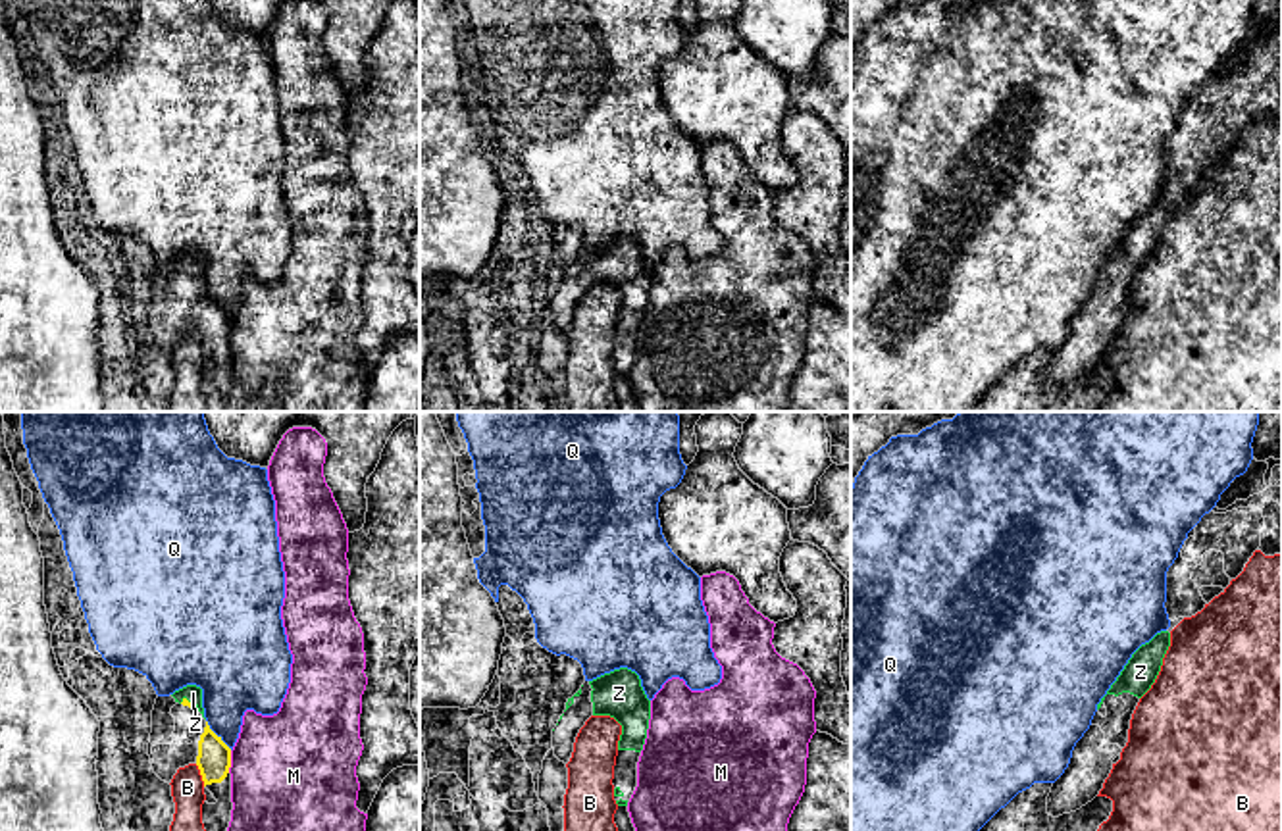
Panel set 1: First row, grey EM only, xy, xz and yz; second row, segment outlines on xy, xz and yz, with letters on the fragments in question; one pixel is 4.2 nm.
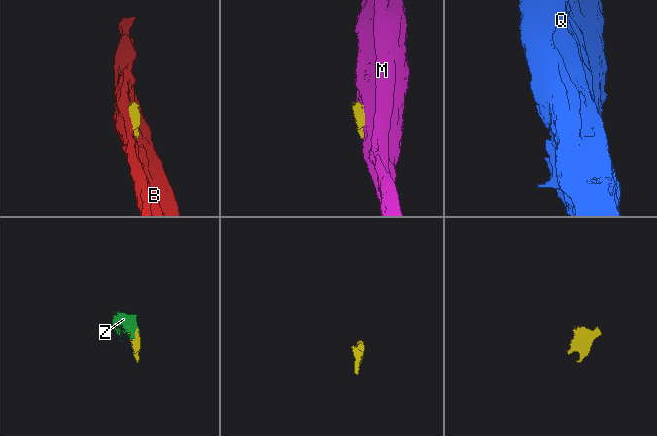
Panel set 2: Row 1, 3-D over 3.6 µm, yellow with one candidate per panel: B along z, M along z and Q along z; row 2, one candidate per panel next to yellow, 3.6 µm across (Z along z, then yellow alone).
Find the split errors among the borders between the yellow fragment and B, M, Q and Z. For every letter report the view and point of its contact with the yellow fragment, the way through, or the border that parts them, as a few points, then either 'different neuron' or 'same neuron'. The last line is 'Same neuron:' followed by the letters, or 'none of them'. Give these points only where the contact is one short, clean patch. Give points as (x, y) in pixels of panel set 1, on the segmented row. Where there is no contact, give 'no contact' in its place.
B: contact xy (201, 774); different neuron
M: contact xy (230, 762); different neuron
Q: contact xy (216, 735); border xy (206, 720), (231, 749); different neuron
Z: contact xy (187, 701); same neuron
Same neuron: Z

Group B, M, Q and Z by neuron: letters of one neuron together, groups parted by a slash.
B / M / Q / Z

